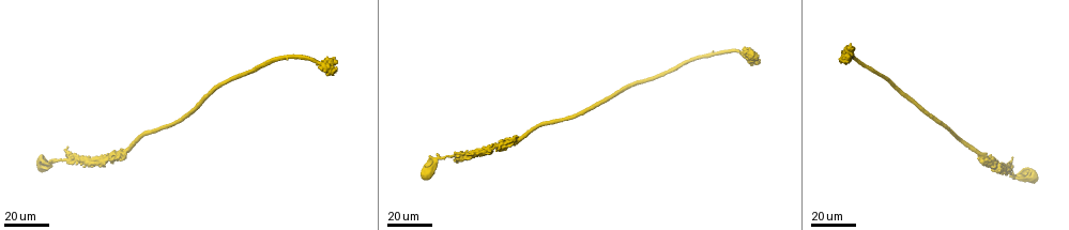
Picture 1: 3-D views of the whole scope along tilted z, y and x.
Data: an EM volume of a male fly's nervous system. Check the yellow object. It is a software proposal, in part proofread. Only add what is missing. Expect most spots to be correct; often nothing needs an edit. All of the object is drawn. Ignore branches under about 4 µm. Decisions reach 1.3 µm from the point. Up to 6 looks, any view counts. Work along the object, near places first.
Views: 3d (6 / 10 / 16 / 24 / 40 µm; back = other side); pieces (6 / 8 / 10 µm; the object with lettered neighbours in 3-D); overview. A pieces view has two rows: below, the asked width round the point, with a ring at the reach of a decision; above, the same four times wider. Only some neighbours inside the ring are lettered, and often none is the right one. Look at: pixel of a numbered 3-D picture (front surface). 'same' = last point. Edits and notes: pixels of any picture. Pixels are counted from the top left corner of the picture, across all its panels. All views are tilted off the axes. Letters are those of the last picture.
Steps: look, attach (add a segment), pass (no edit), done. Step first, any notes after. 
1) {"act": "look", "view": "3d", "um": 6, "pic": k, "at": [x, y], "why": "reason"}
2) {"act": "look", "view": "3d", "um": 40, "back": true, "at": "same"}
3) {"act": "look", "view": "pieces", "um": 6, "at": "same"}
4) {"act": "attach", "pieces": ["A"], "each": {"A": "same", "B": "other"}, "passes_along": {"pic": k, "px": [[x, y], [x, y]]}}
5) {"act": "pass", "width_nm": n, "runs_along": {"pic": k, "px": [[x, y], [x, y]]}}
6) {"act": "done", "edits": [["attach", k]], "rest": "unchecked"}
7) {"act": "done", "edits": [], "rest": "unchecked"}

{"act": "look", "view": "3d", "um": 40, "pic": 1, "at": [848, 57]}

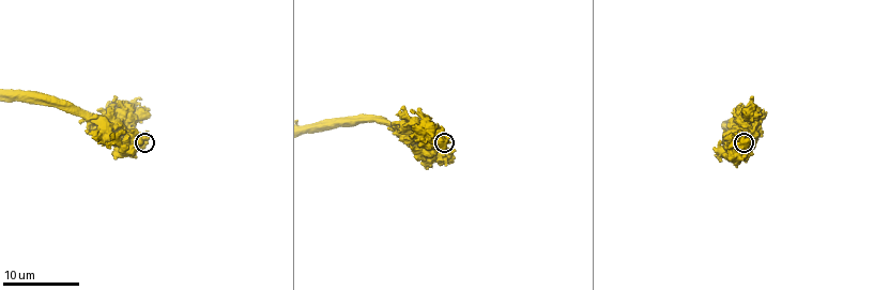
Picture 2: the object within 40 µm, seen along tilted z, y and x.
{"act": "look", "view": "pieces", "um": 8, "pic": 2, "at": [146, 144], "why": "what lies round it"}

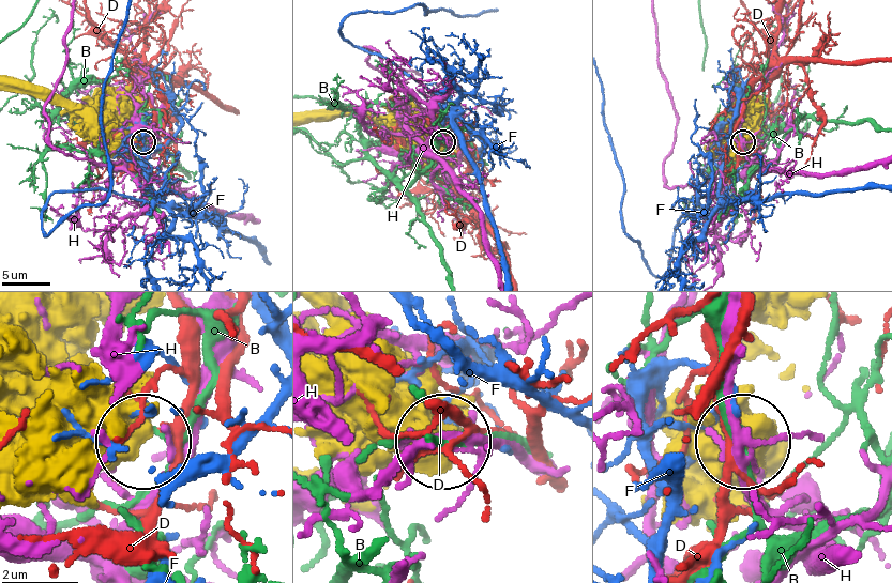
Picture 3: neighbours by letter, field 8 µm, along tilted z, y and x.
{"act": "pass", "each": {"B": "other", "D": "other", "F": "other", "H": "other"}, "found": "no lettered segment goes on from it"}

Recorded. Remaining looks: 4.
{"act": "look", "view": "3d", "um": 24, "pic": 1, "at": [287, 57], "why": "free end"}

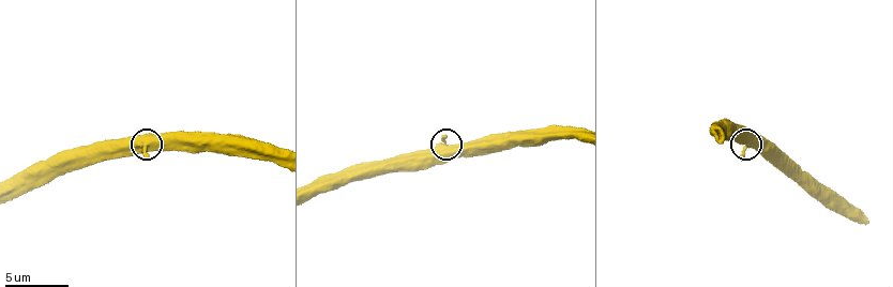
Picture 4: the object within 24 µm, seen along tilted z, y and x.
{"act": "look", "view": "pieces", "um": 8, "pic": 4, "at": [147, 159]}

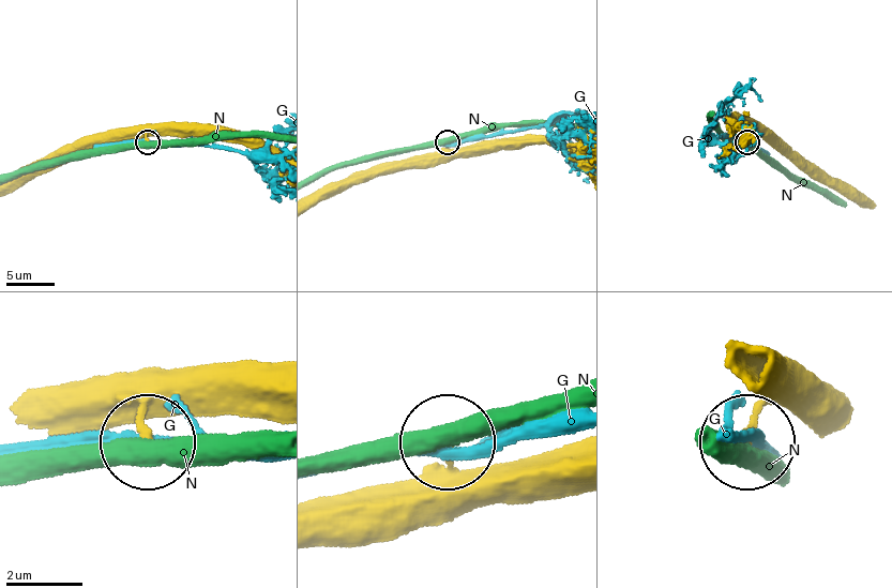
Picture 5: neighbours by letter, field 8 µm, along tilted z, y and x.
{"act": "pass", "each": {"G": "other", "N": "other"}, "runs_along": {"pic": 5, "px": [[315, 204], [367, 179], [431, 164], [447, 142]]}, "found": "none of them fits"}

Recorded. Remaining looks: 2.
{"act": "look", "view": "3d", "um": 24, "pic": 1, "at": [1012, 159], "why": "an open end"}

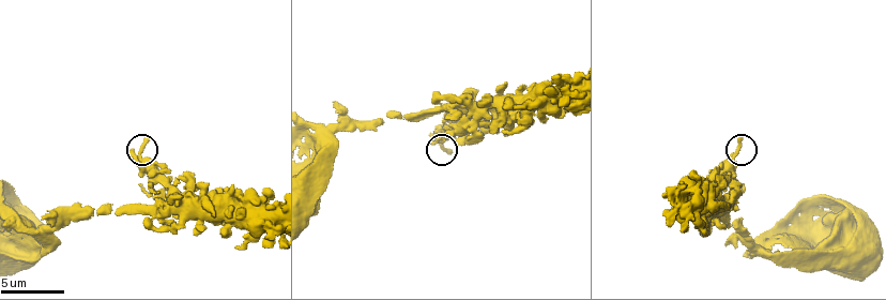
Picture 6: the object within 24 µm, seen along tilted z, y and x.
{"act": "look", "view": "pieces", "um": 6, "pic": 6, "at": [449, 151]}

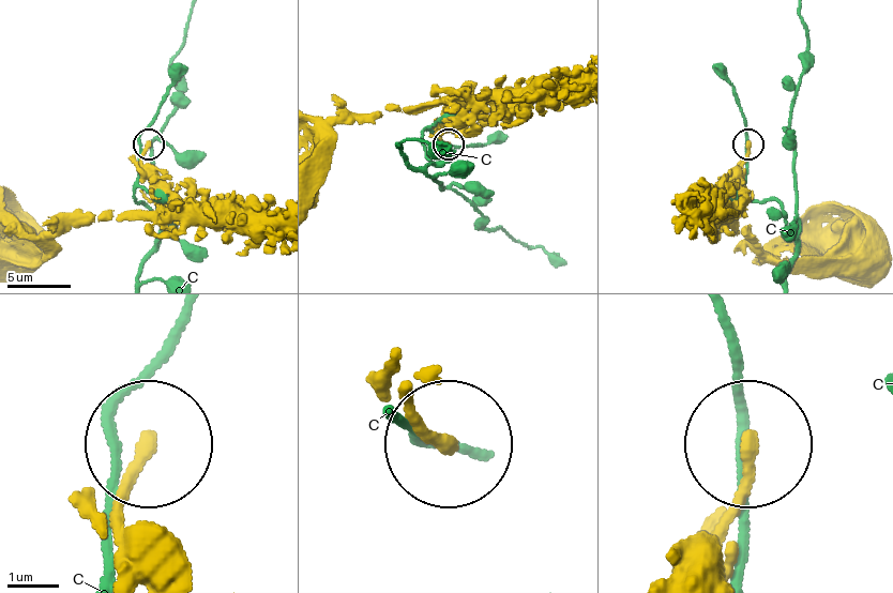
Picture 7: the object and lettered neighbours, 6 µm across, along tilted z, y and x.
{"act": "pass", "each": {"C": "other"}, "runs_along": {"pic": 7, "px": [[136, 518], [141, 446]]}, "found": "none of them fits"}

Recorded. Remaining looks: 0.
{"act": "done", "edits": [], "rest": "unchecked"}

